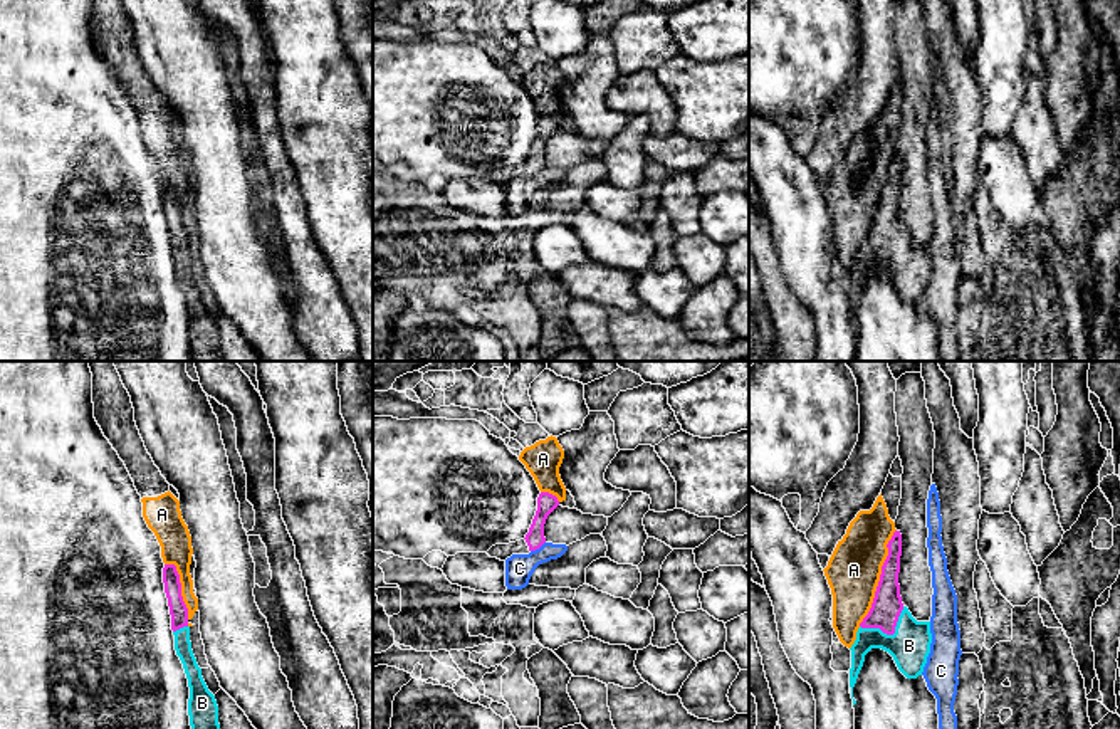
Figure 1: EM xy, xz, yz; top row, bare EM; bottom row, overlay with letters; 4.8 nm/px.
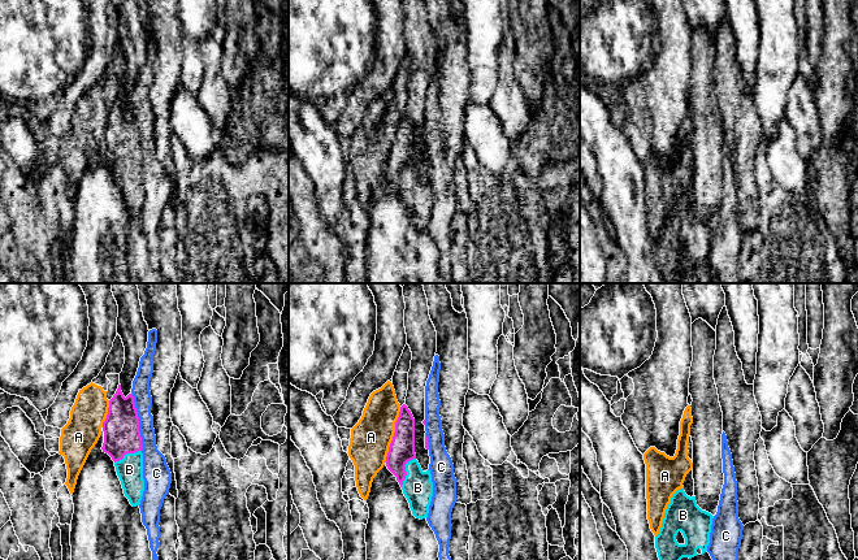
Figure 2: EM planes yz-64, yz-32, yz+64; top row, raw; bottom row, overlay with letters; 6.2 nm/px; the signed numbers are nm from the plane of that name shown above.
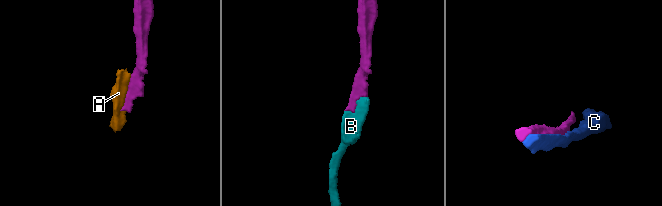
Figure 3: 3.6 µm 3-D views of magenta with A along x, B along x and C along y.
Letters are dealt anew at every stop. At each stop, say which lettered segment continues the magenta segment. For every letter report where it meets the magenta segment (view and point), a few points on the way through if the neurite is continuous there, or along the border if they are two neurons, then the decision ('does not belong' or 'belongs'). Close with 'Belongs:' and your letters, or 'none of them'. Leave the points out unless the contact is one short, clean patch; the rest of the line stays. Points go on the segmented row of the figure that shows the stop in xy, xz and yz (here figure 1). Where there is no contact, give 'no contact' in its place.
A: contact yz (880, 578); does not belong
B: contact yz (889, 634); way yz (887, 605), (889, 634), (897, 634), (909, 645); belongs
C: contact xz (538, 548); does not belong
Belongs: B

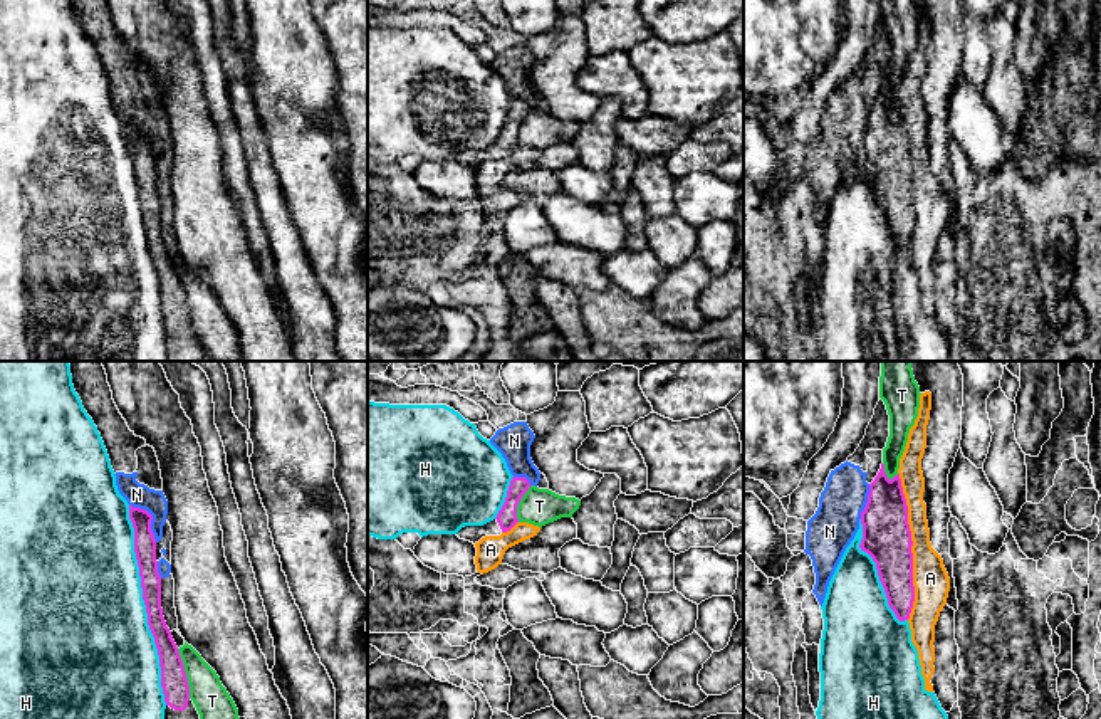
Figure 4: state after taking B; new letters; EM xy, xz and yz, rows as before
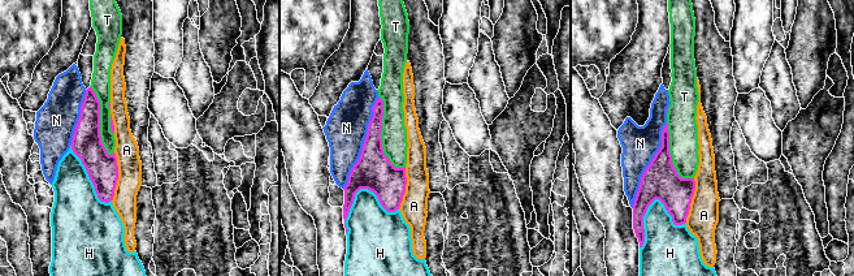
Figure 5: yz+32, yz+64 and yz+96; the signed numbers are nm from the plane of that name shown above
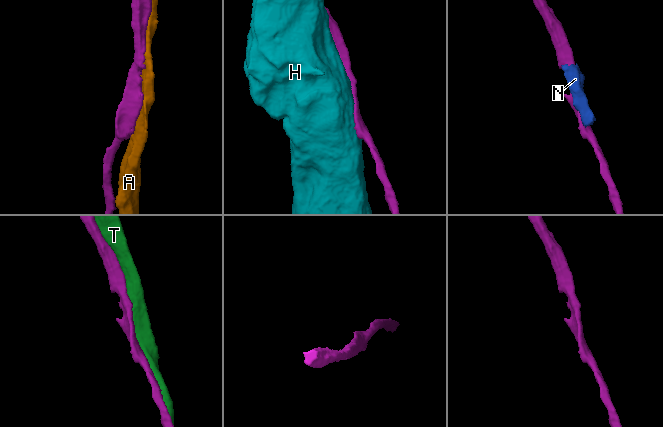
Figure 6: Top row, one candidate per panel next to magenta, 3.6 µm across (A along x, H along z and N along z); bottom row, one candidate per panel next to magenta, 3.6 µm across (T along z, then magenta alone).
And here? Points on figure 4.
A: contact yz (912, 545); does not belong
H: contact xy (145, 603); does not belong
N: contact xy (151, 518); does not belong
T: contact xy (185, 674); does not belong
Belongs: none of them

